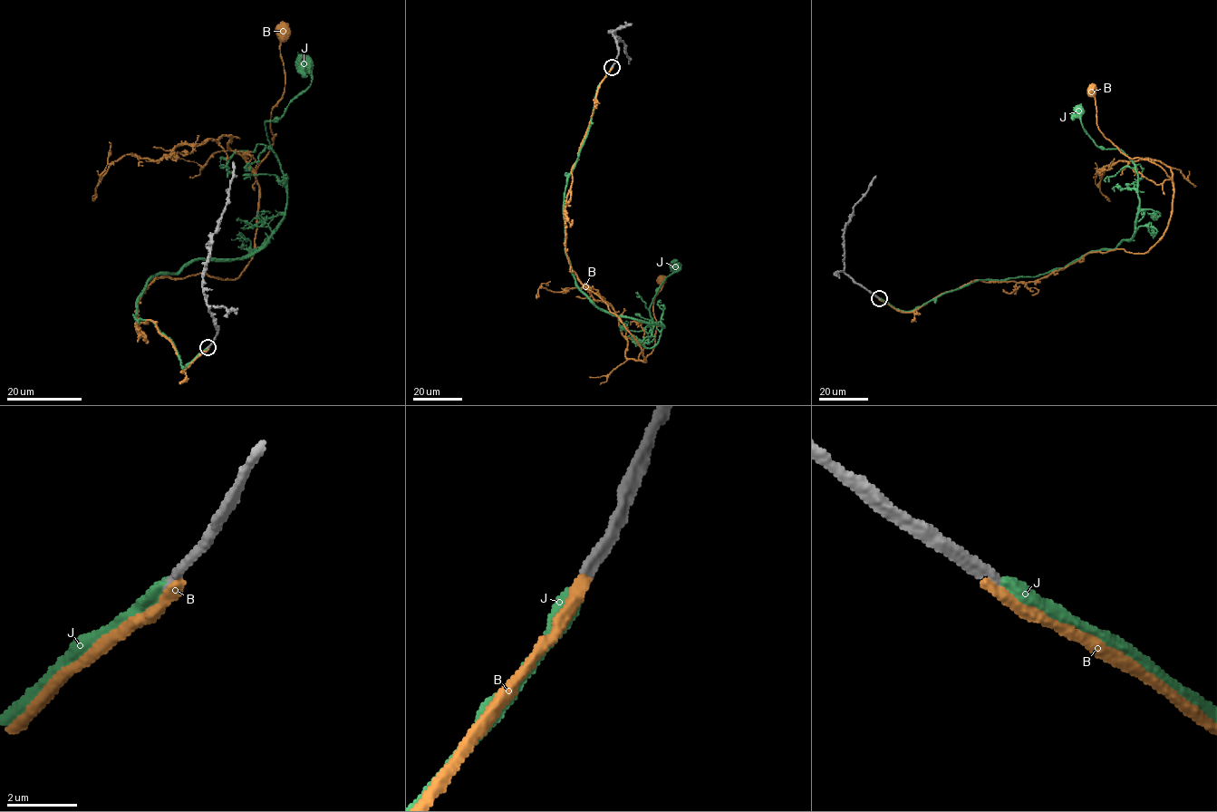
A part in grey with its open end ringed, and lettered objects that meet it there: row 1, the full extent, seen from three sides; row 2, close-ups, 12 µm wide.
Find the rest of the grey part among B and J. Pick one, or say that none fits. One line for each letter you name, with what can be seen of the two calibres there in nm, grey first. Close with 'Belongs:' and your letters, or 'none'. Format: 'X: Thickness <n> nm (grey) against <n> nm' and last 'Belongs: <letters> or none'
J: Thickness 320 nm (grey) against 440 nm
Belongs: J

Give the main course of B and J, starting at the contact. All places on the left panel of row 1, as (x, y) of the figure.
B: (207, 347), (185, 370), (153, 320), (136, 323), (137, 304), (158, 278), (235, 280), (252, 258), (281, 33)
J: (207, 347), (183, 368), (136, 302), (153, 276), (263, 246), (286, 203), (265, 126), (311, 82), (304, 63)

